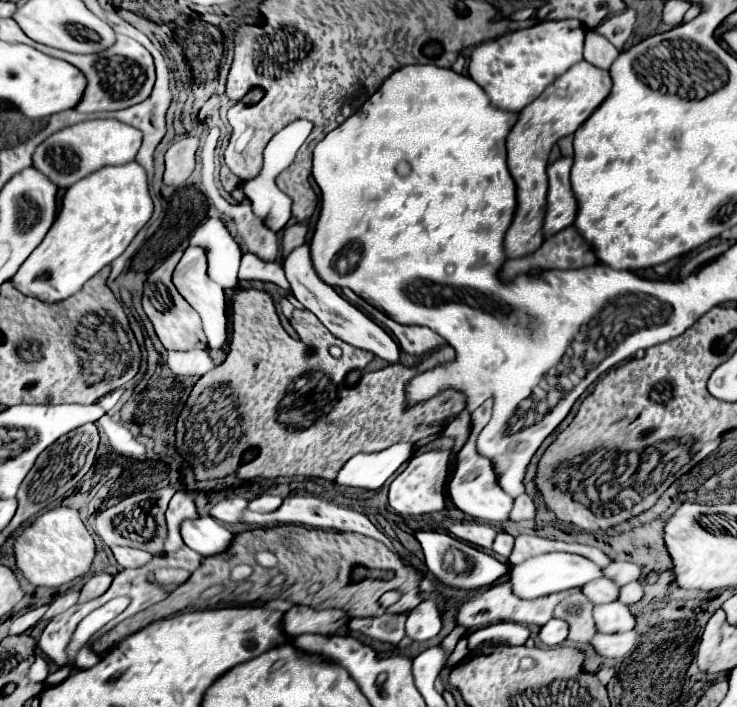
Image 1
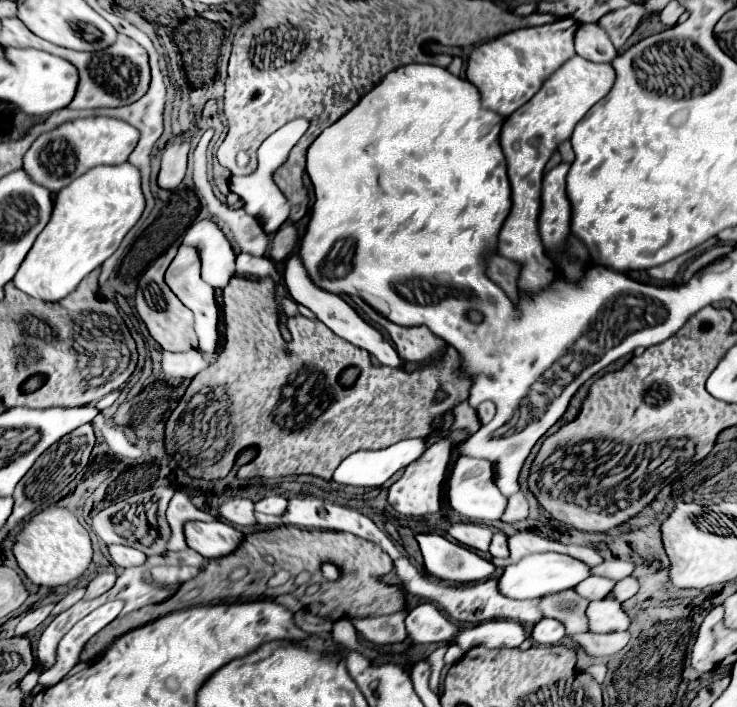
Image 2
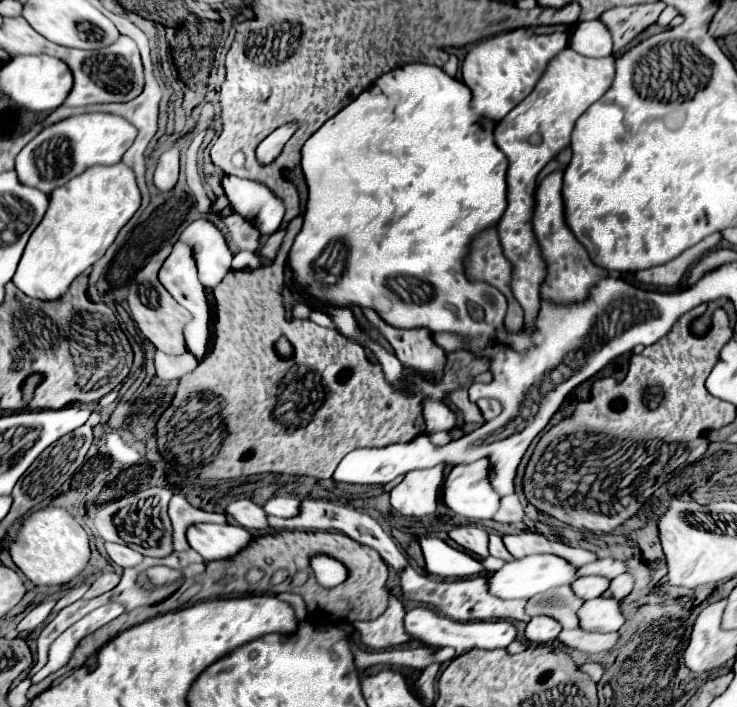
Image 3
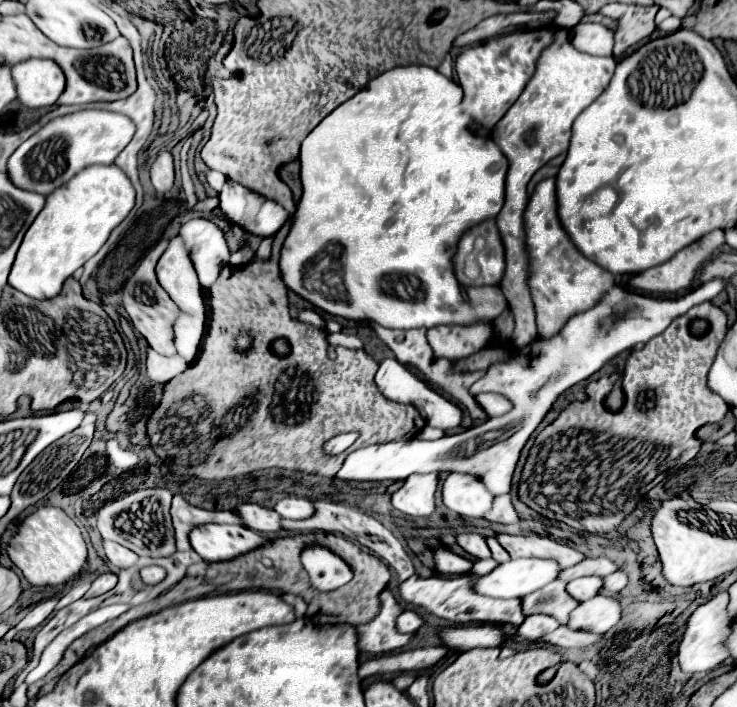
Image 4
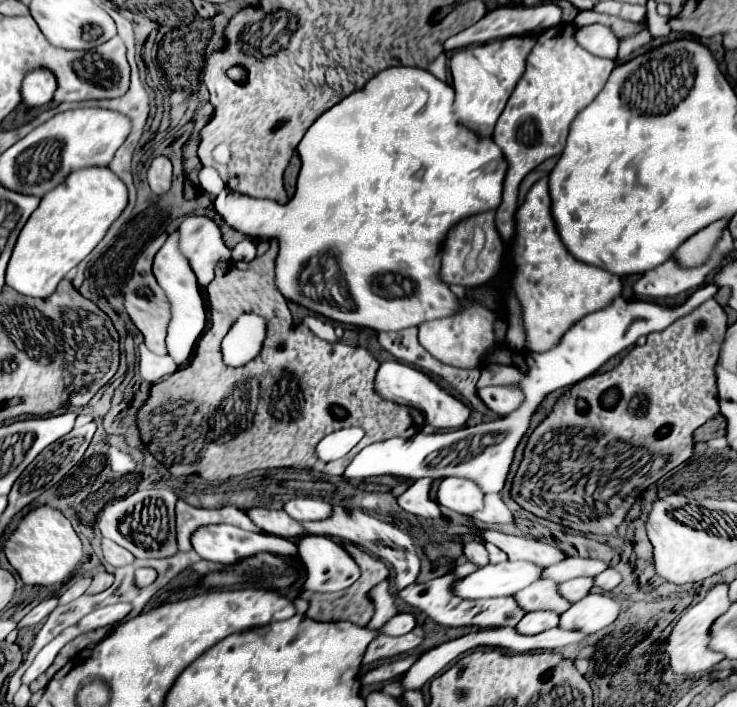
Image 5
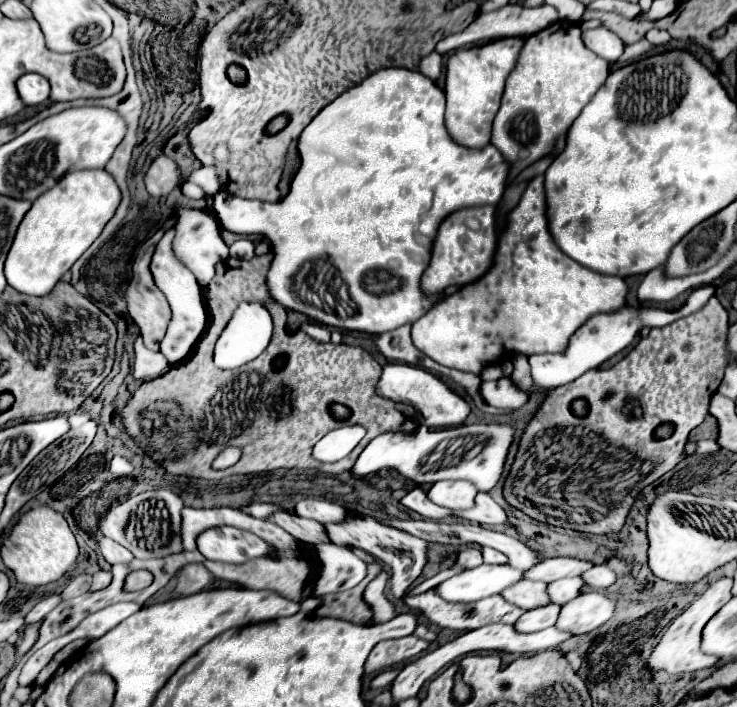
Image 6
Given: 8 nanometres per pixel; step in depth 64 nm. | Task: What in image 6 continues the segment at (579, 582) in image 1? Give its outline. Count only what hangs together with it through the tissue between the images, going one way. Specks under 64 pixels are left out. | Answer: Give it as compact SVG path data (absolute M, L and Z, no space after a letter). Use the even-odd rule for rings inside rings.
M482 564L438 584L436 594L450 602L476 602L480 598L502 594L522 580L522 568L512 568L510 564Z

